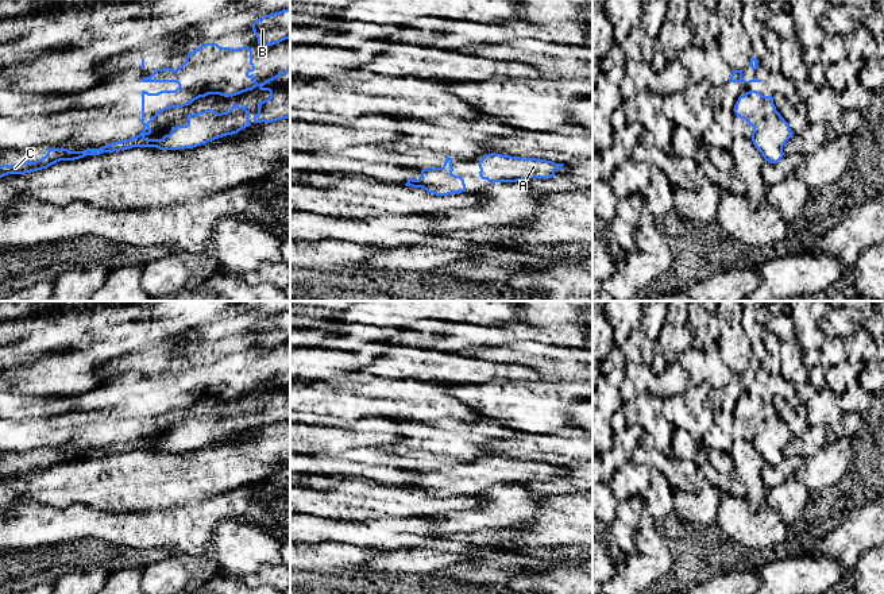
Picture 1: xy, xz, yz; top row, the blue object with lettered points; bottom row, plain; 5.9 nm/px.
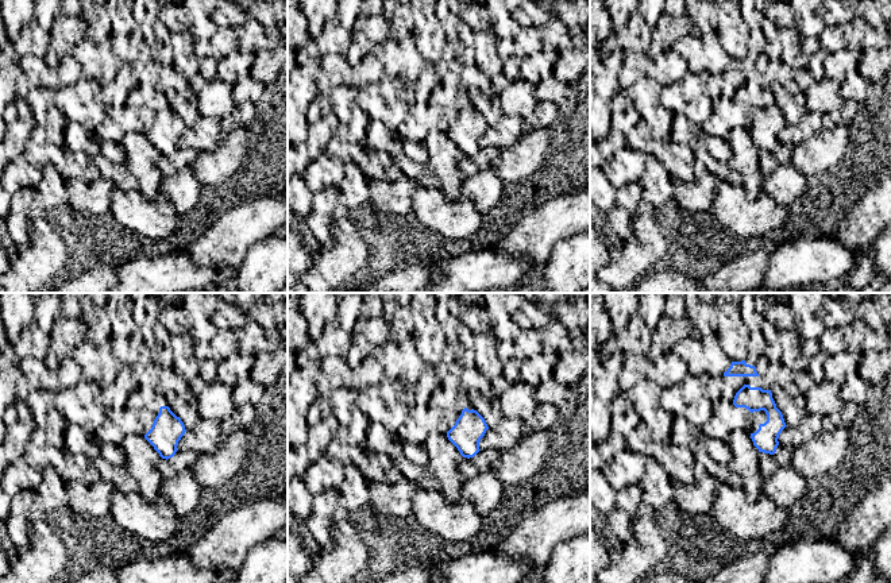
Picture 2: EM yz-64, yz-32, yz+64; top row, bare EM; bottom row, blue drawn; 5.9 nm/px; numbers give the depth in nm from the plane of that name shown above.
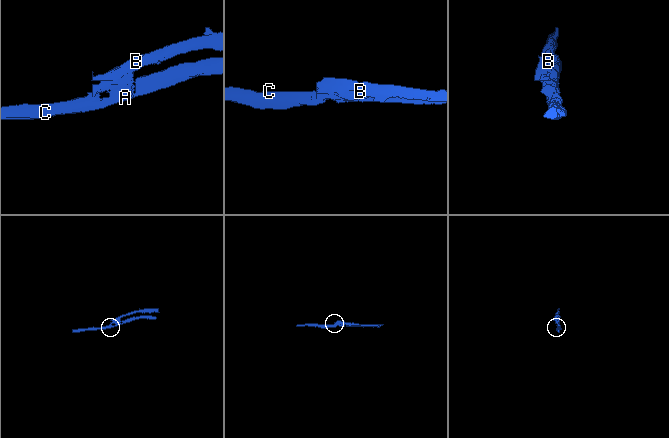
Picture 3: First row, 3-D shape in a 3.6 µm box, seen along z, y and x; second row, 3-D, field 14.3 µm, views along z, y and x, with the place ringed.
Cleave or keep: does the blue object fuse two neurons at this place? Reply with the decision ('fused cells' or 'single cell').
fused cells

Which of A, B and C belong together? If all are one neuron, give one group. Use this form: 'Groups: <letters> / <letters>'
Groups: A C / B

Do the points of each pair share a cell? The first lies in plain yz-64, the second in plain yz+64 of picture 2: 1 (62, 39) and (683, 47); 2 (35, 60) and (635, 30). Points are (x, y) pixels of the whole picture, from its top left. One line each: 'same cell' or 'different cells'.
1: different cells
2: same cell

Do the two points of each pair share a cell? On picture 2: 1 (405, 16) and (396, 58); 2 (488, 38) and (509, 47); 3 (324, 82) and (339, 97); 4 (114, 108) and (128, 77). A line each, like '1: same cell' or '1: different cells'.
1: same cell
2: different cells
3: different cells
4: same cell

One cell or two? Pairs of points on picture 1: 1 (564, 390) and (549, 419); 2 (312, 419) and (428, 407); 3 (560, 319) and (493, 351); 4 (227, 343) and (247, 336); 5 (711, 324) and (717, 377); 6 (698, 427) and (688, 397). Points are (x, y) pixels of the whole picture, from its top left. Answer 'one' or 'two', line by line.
1: one
2: two
3: two
4: one
5: one
6: one

